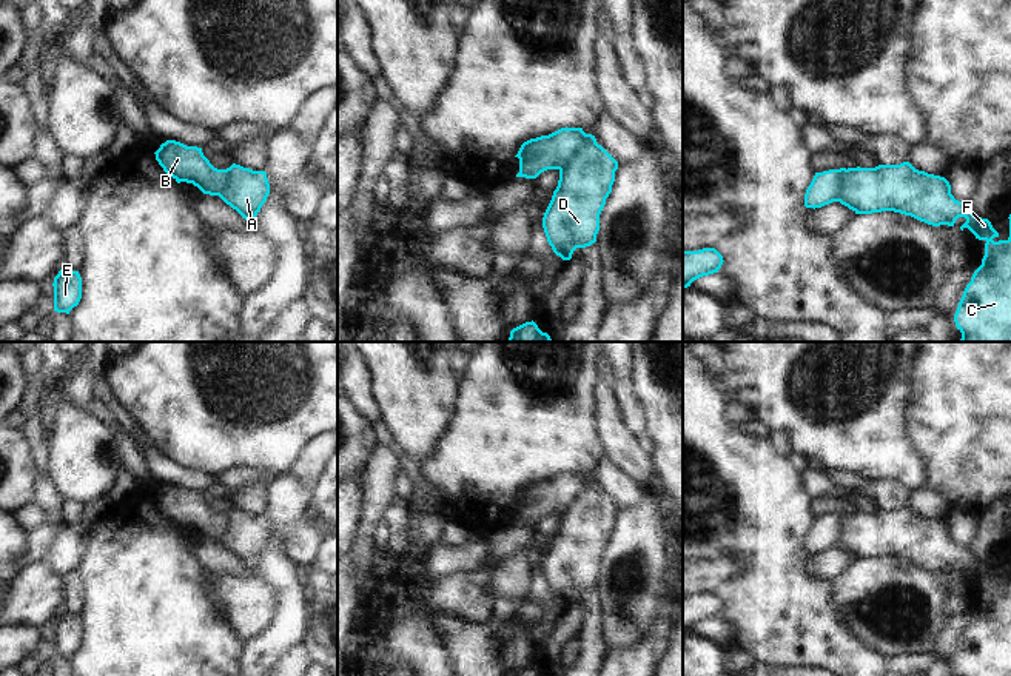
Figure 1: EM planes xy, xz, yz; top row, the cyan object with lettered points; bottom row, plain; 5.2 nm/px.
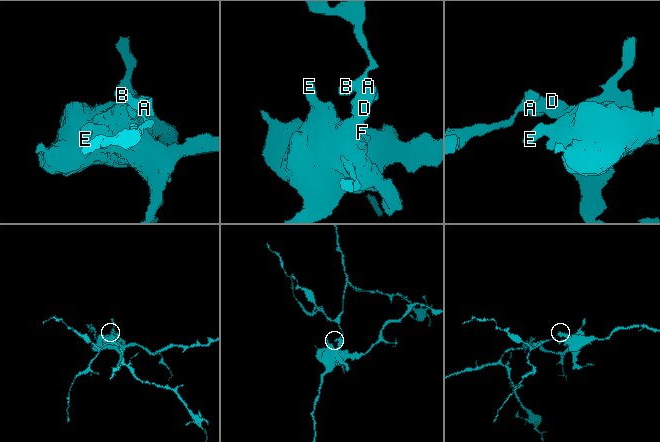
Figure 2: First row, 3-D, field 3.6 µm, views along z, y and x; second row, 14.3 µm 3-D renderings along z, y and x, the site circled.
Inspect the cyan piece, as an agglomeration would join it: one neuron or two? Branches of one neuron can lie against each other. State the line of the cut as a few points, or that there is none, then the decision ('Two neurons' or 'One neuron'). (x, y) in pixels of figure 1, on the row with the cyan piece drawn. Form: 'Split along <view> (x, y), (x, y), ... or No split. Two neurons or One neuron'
Split along xz (595, 142), (581, 147), (560, 170). Two neurons.

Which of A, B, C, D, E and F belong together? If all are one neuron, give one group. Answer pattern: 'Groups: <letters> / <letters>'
Groups: A C D E F / B.

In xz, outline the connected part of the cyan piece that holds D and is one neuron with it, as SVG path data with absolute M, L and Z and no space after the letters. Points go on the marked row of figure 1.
M598 143L578 149L559 169L558 186L542 217L542 228L553 253L570 260L576 248L596 242L600 214L612 192L618 162Z

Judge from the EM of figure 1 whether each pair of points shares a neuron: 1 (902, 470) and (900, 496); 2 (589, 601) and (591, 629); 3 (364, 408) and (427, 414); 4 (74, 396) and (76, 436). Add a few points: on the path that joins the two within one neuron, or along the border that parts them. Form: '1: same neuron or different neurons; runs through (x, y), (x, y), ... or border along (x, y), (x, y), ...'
1: different neurons; border along (871, 482), (899, 481), (910, 491)
2: same neuron; runs through (591, 607), (591, 622)
3: different neurons; border along (370, 374), (370, 391), (379, 405), (381, 418)
4: different neurons; border along (63, 399), (87, 410)

